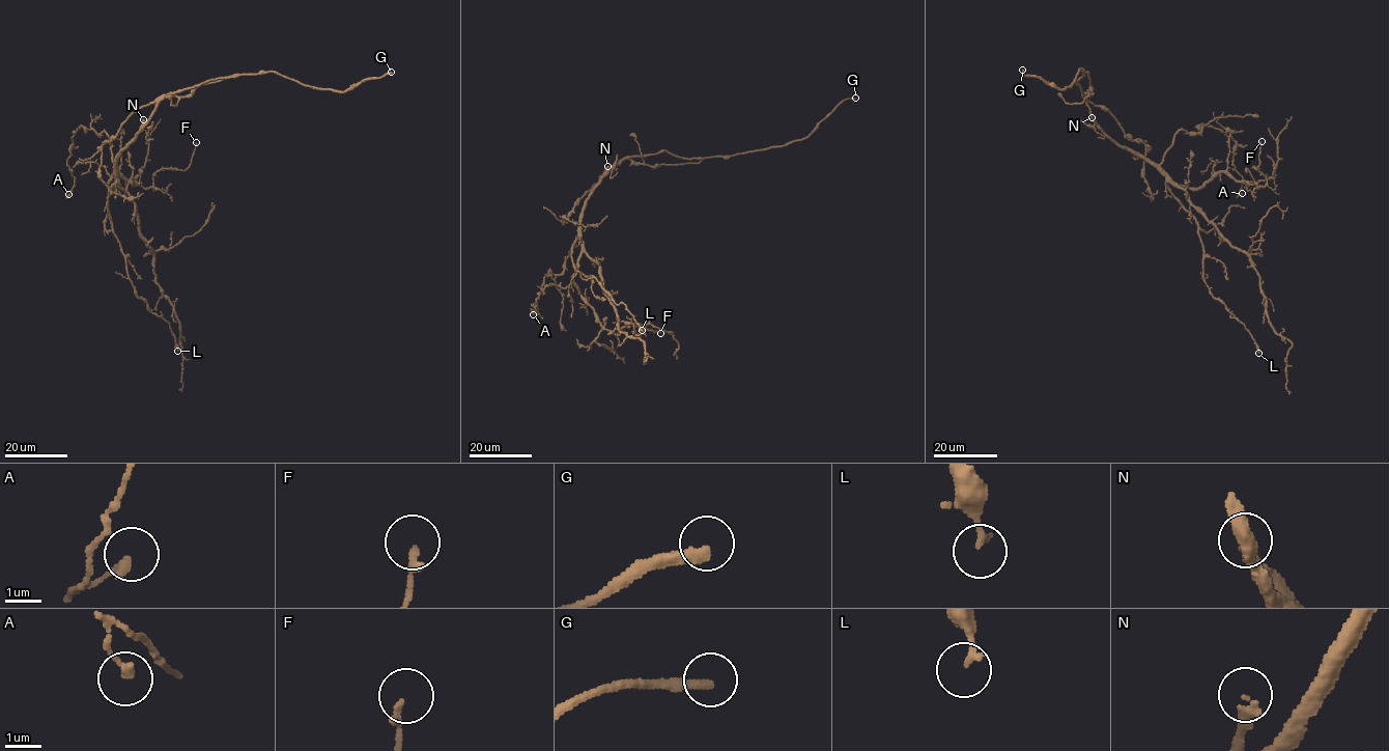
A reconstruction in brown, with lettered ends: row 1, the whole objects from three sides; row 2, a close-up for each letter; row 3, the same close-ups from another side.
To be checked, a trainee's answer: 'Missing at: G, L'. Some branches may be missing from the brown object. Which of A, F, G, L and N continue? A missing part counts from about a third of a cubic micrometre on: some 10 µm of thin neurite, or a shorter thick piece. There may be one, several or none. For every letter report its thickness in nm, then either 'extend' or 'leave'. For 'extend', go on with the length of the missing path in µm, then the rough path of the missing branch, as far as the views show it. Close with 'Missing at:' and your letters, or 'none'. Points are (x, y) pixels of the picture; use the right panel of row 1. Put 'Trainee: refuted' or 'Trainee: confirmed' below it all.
A: calibre 240 nm; leave
F: calibre 180 nm; leave
G: calibre 280 nm; extend; missing 70 µm
L: calibre 180 nm; leave
N: calibre 240 nm; leave
Missing at: G
Trainee: refuted

